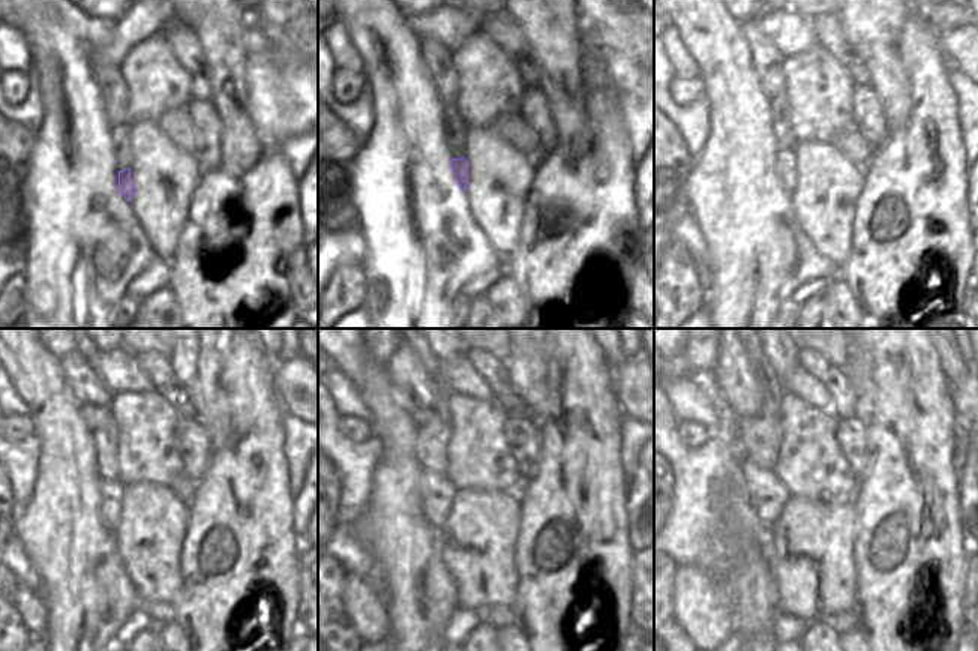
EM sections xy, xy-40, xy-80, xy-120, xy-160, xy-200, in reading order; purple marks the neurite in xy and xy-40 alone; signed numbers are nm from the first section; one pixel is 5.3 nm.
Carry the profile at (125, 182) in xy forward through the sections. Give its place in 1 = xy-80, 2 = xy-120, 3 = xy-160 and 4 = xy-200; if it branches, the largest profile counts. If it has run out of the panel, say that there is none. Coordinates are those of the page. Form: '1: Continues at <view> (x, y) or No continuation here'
1: Continues at xy-80 (785, 159)
2: Continues at xy-120 (111, 491)
3: Continues at xy-160 (438, 495)
4: Continues at xy-200 (767, 494).

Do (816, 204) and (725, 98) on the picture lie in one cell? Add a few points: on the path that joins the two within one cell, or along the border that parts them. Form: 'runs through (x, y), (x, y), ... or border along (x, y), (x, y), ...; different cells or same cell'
border along (789, 195), (792, 216), (801, 228); different cells

